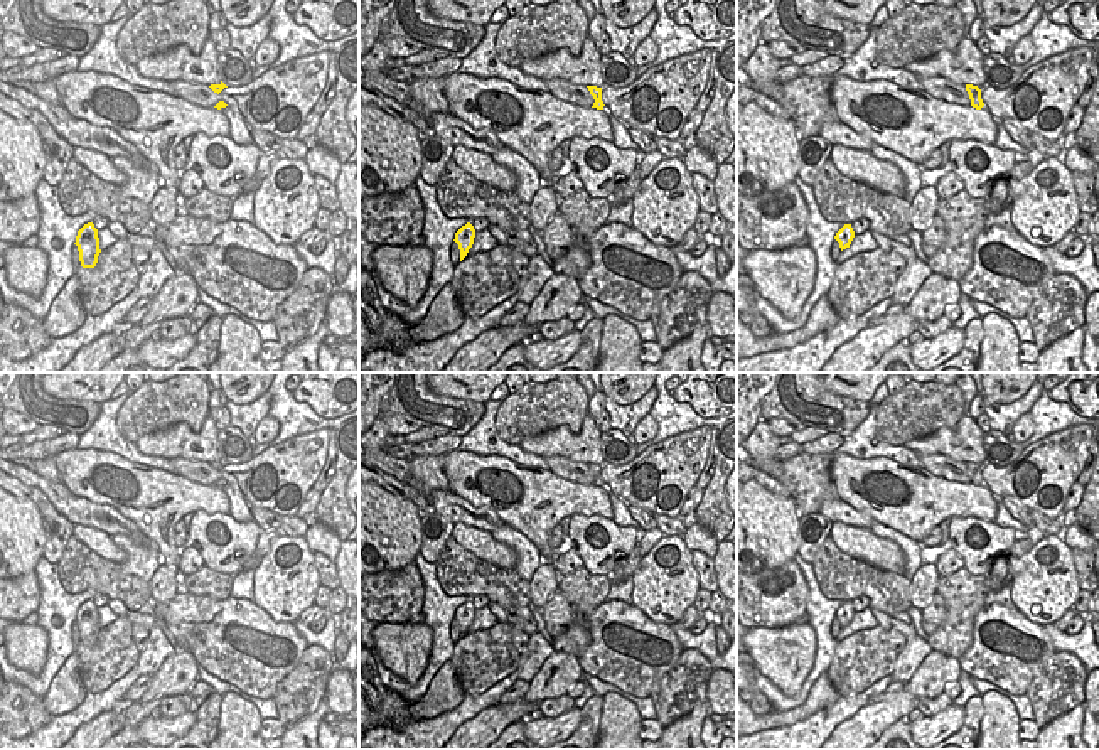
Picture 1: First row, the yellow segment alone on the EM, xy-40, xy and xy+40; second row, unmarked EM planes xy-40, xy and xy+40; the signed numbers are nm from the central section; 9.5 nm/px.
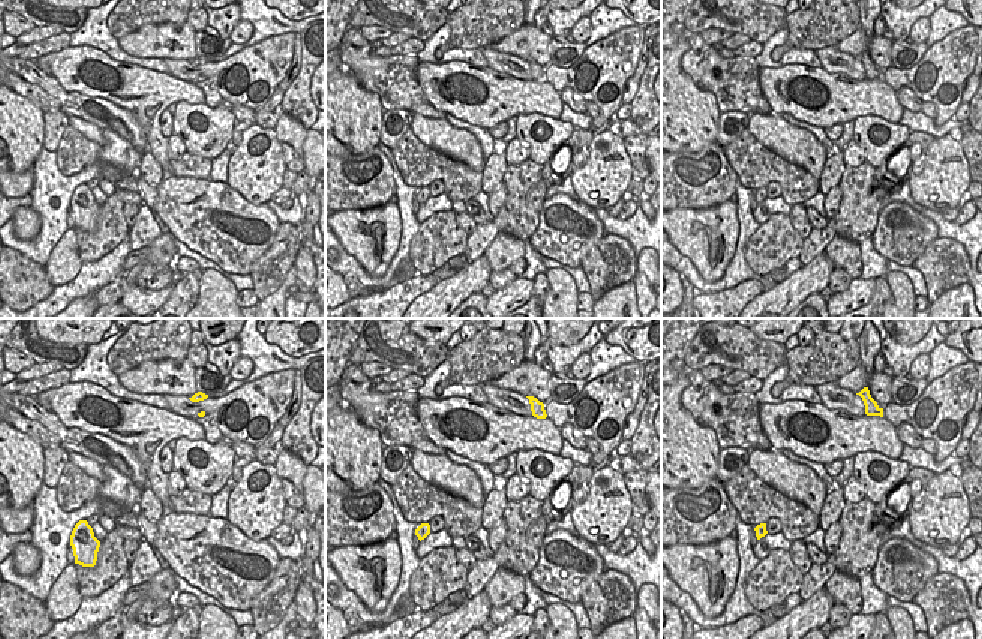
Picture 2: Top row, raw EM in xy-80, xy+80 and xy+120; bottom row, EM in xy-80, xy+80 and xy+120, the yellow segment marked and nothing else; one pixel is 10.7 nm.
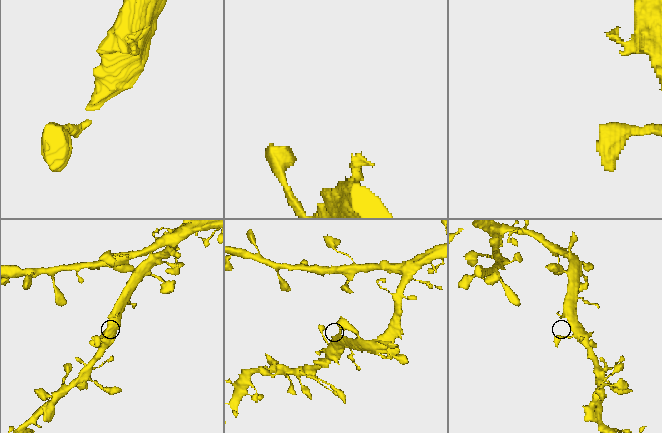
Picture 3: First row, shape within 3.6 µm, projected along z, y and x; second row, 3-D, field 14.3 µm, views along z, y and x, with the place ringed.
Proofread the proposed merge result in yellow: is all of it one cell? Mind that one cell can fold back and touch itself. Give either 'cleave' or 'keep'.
keep

